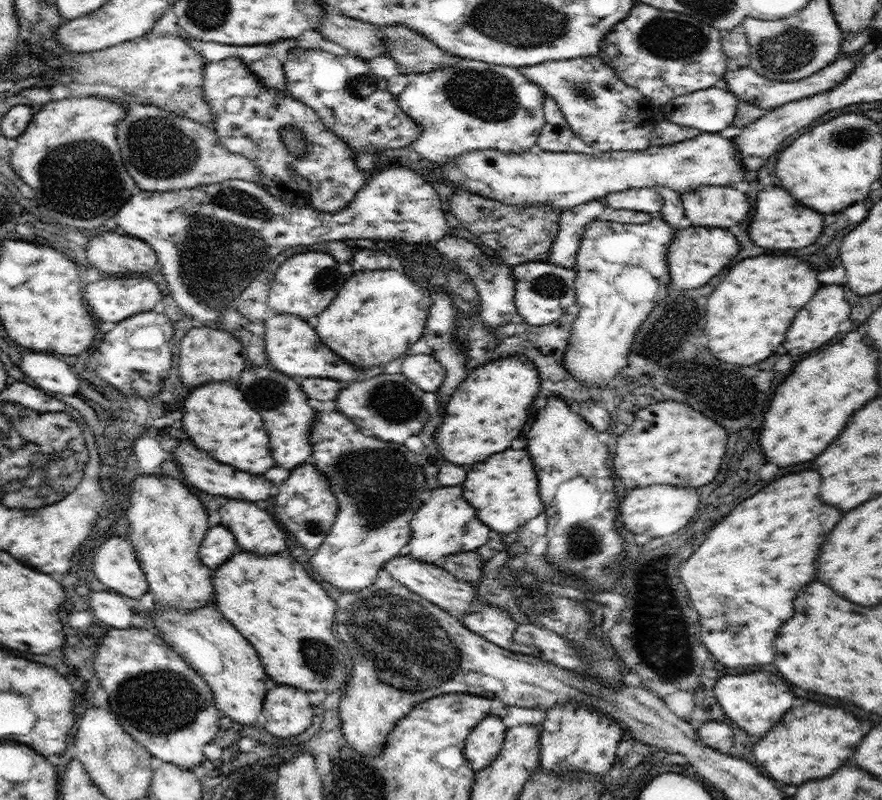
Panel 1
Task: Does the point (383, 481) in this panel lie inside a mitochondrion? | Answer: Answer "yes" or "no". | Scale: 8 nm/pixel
yes

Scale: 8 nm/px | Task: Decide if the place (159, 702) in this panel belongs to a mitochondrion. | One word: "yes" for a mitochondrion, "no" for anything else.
yes

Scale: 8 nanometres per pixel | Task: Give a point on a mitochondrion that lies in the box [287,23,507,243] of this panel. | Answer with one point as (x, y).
(360, 87)

